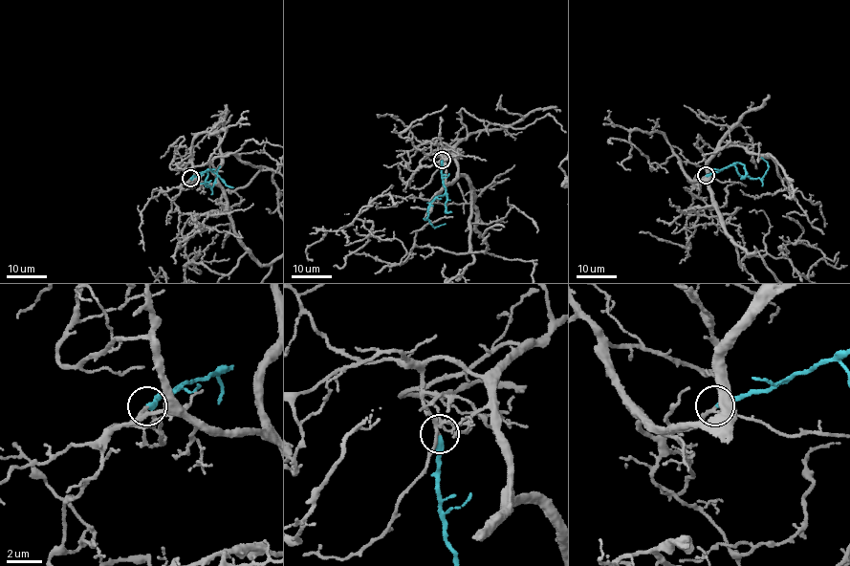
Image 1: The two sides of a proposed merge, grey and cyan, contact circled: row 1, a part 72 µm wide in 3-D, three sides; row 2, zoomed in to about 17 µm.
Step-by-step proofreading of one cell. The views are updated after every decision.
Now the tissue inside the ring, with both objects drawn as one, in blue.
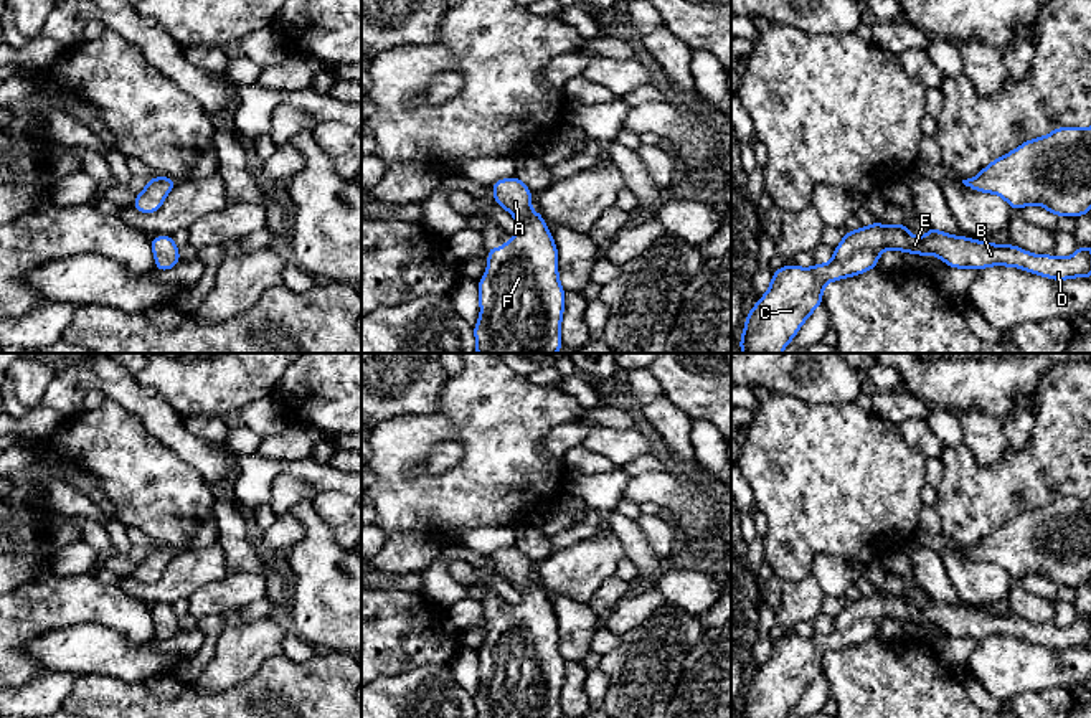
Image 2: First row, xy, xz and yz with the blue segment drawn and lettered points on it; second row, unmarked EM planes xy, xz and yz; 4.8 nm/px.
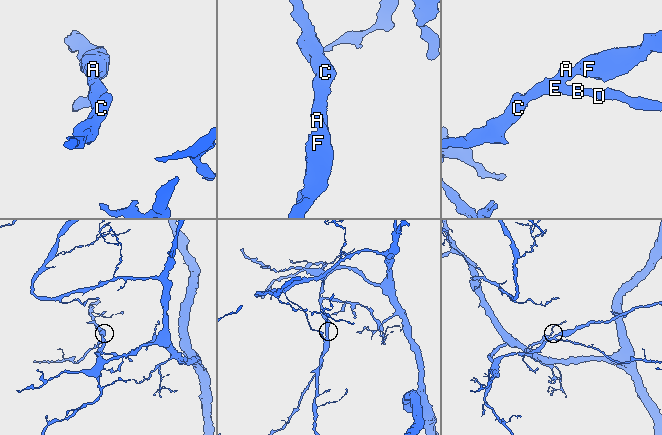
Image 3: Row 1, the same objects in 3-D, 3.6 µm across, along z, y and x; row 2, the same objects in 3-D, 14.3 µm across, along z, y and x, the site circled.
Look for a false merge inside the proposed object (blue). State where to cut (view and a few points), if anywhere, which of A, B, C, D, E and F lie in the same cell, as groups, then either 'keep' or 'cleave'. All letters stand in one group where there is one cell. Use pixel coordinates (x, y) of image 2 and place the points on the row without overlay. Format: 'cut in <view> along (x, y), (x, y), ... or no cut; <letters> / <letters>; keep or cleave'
no cut; A B C D E F; keep

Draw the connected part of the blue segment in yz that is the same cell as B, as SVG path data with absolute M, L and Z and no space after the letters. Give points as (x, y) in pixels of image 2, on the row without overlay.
M876 589L871 596L847 601L842 612L834 617L829 634L815 632L810 639L781 635L772 644L767 662L746 685L739 718L786 718L809 685L822 675L825 654L875 639L885 619L933 624L956 639L1010 635L1055 650L1091 649L1091 616L1079 616L1070 627L1040 626L1013 614L952 606L931 596L924 607L914 607L906 593L886 598Z

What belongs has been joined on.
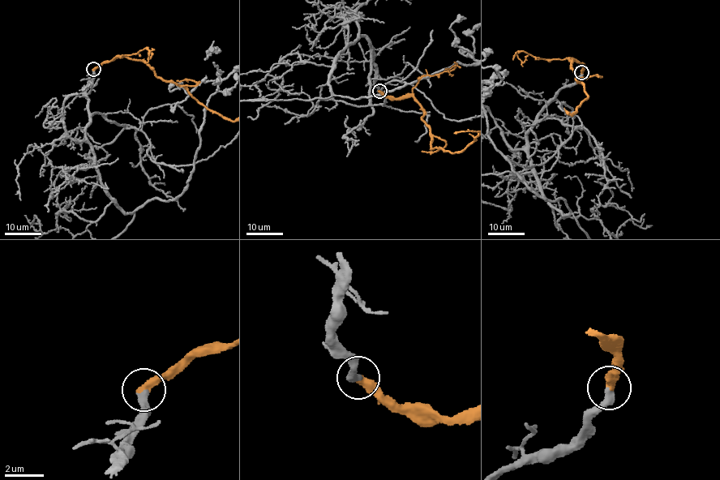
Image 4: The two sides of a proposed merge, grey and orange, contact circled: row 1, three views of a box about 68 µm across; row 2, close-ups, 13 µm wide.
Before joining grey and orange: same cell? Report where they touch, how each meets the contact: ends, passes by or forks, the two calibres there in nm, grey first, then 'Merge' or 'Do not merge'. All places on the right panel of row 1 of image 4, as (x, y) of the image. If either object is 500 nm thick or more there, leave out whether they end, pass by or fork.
Place: (581, 72). At the ring grey ends. At the ring orange ends. Thickness 420 nm (grey) against 460 nm. Merge

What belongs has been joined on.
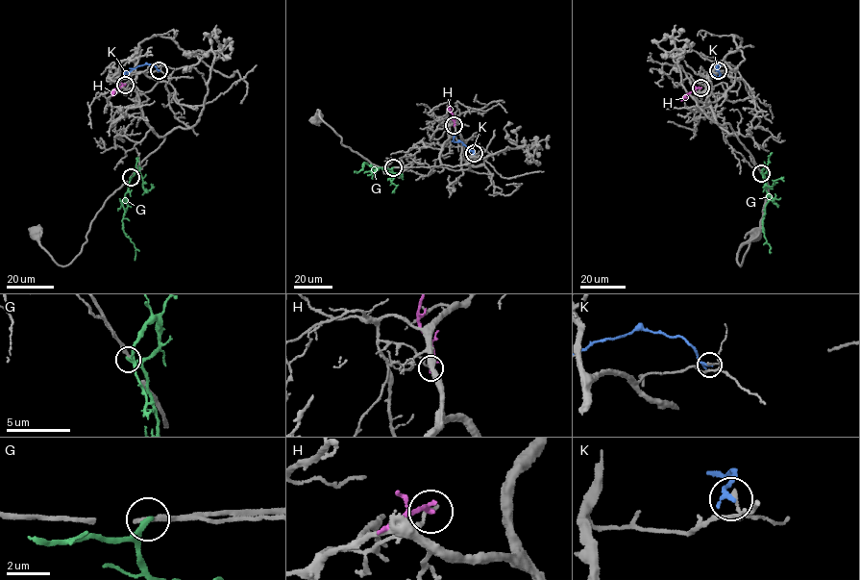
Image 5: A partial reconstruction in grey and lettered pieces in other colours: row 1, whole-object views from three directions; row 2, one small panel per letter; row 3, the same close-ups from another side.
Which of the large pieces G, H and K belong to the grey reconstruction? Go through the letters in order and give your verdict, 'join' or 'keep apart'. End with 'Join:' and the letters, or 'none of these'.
G: keep apart
H: keep apart
K: keep apart
Join: none of these

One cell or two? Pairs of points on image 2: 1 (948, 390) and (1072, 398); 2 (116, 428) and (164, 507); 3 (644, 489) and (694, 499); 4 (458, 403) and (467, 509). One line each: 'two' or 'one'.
1: two
2: one
3: one
4: one

